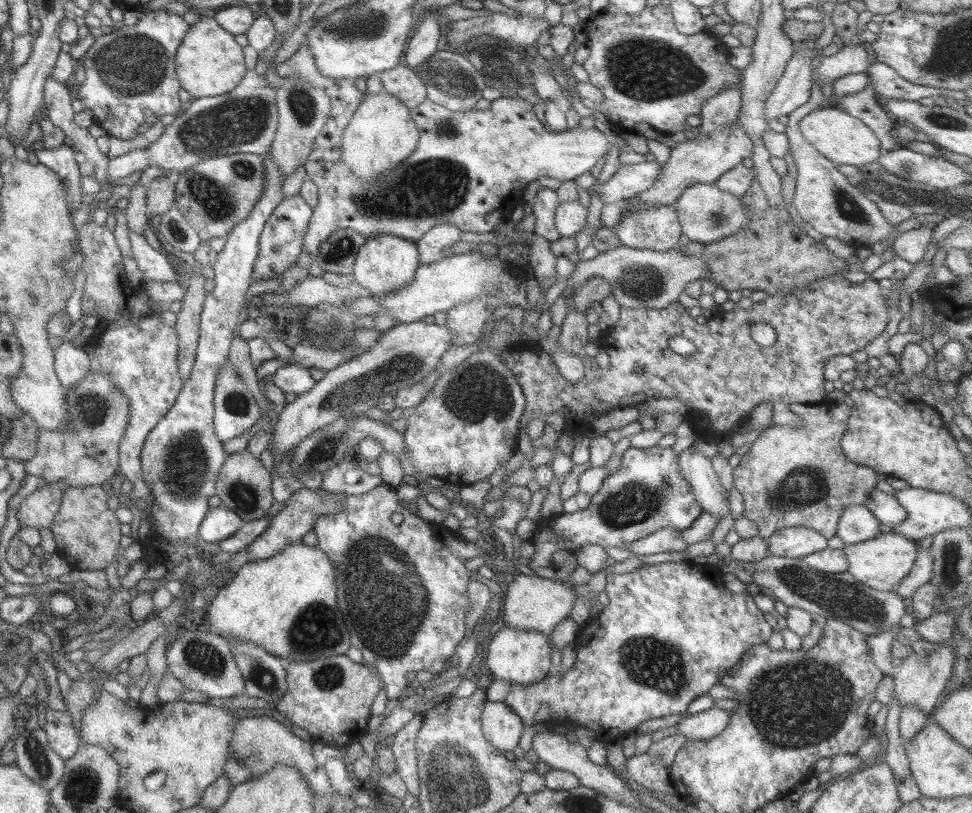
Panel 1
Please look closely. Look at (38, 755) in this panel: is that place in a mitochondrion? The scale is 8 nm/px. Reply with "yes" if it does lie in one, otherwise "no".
yes

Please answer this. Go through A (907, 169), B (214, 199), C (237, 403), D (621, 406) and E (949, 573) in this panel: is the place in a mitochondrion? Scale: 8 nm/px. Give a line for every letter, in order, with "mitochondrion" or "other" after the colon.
A: mitochondrion
B: mitochondrion
C: mitochondrion
D: other
E: mitochondrion

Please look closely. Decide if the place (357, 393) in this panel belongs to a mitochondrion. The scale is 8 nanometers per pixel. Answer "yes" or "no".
yes

